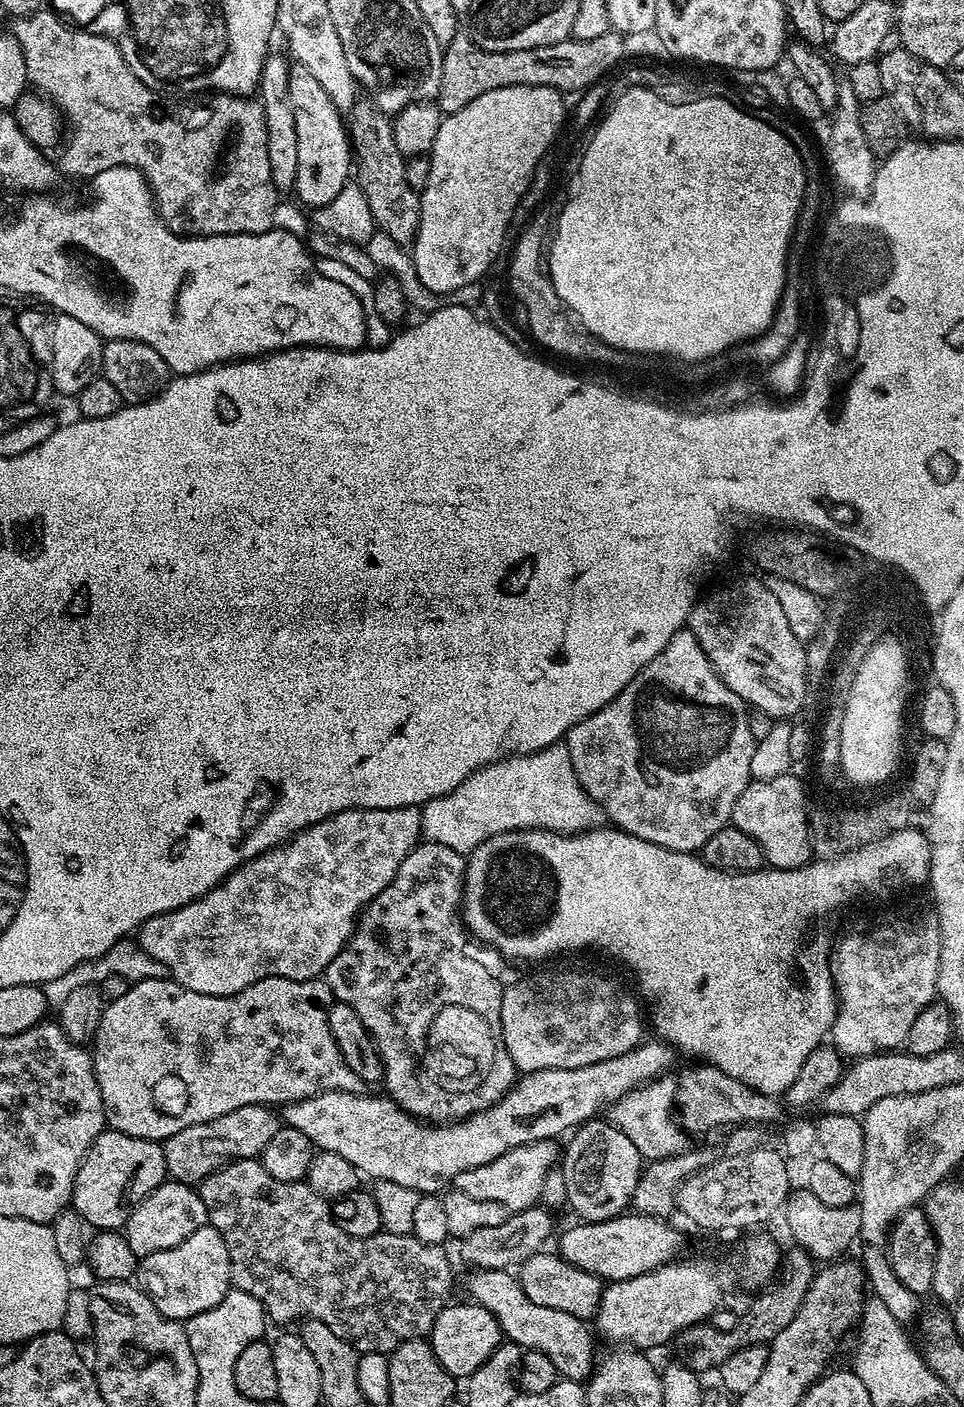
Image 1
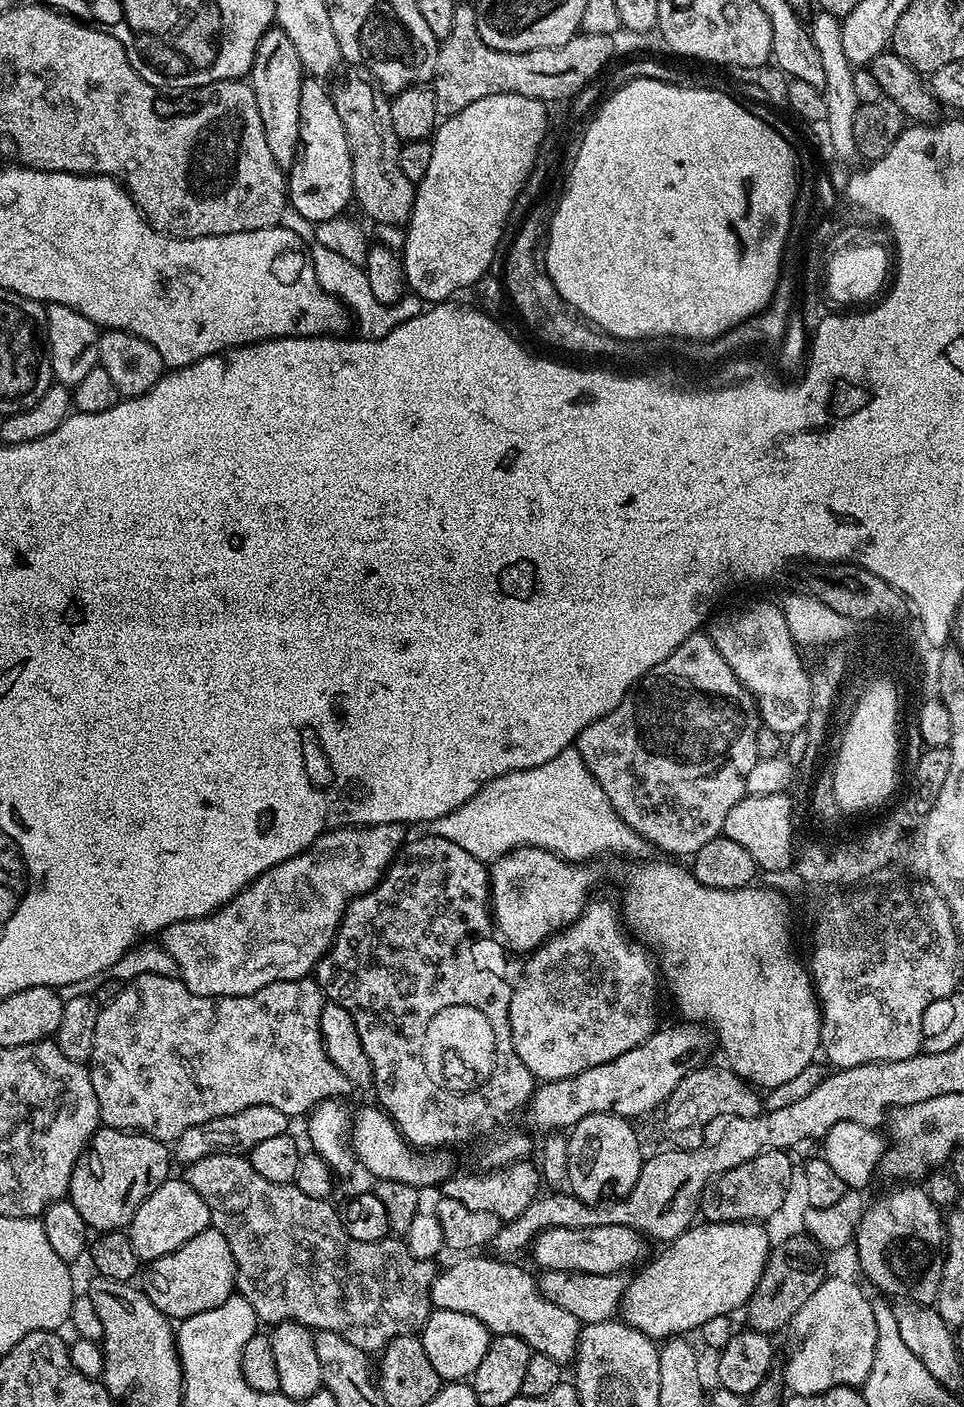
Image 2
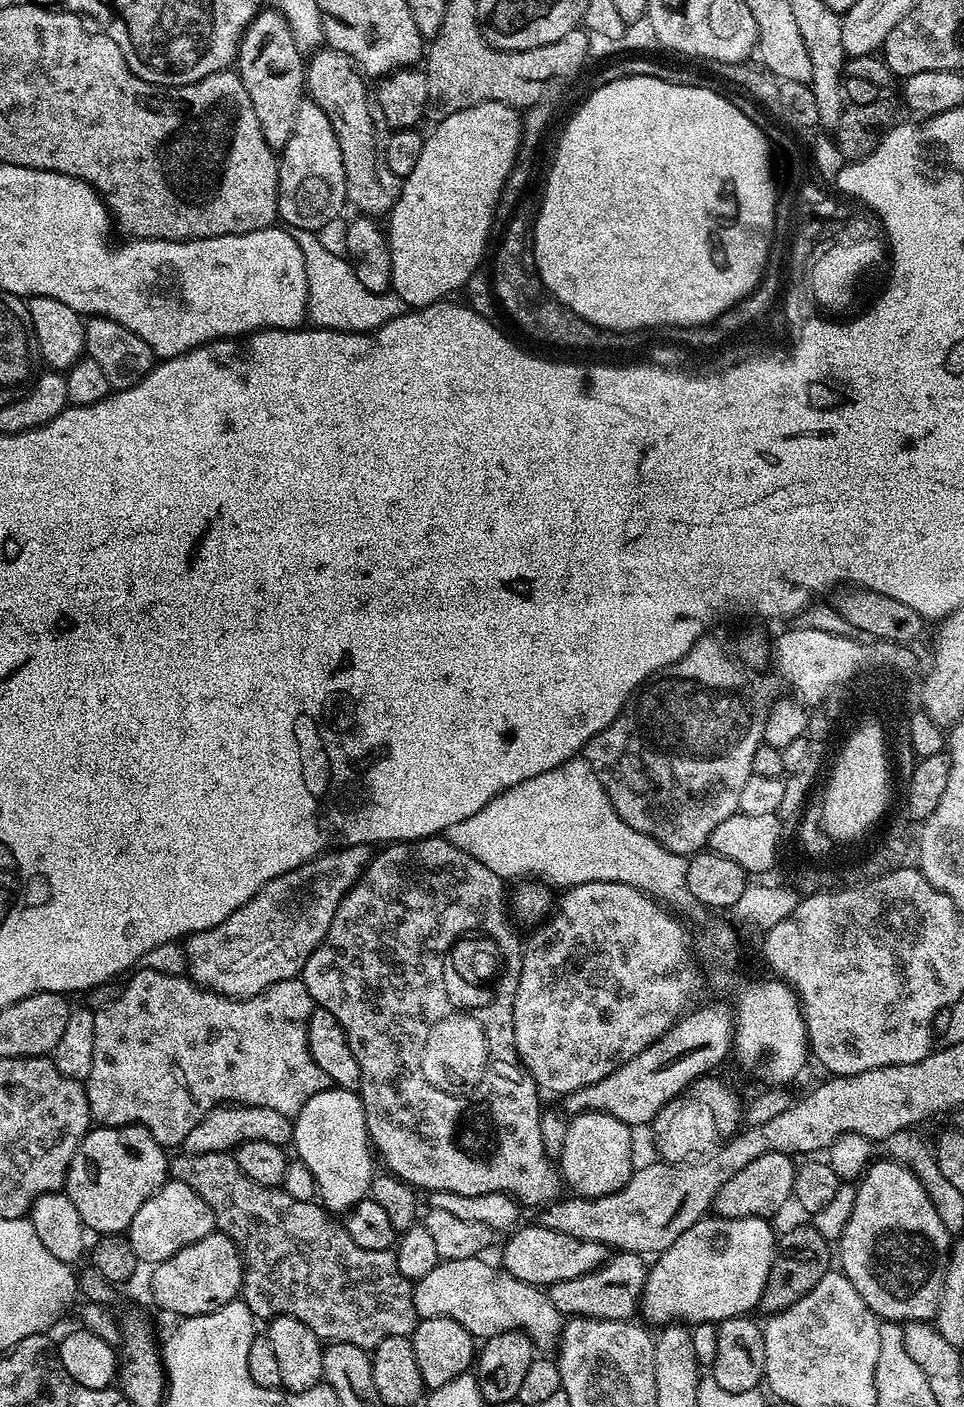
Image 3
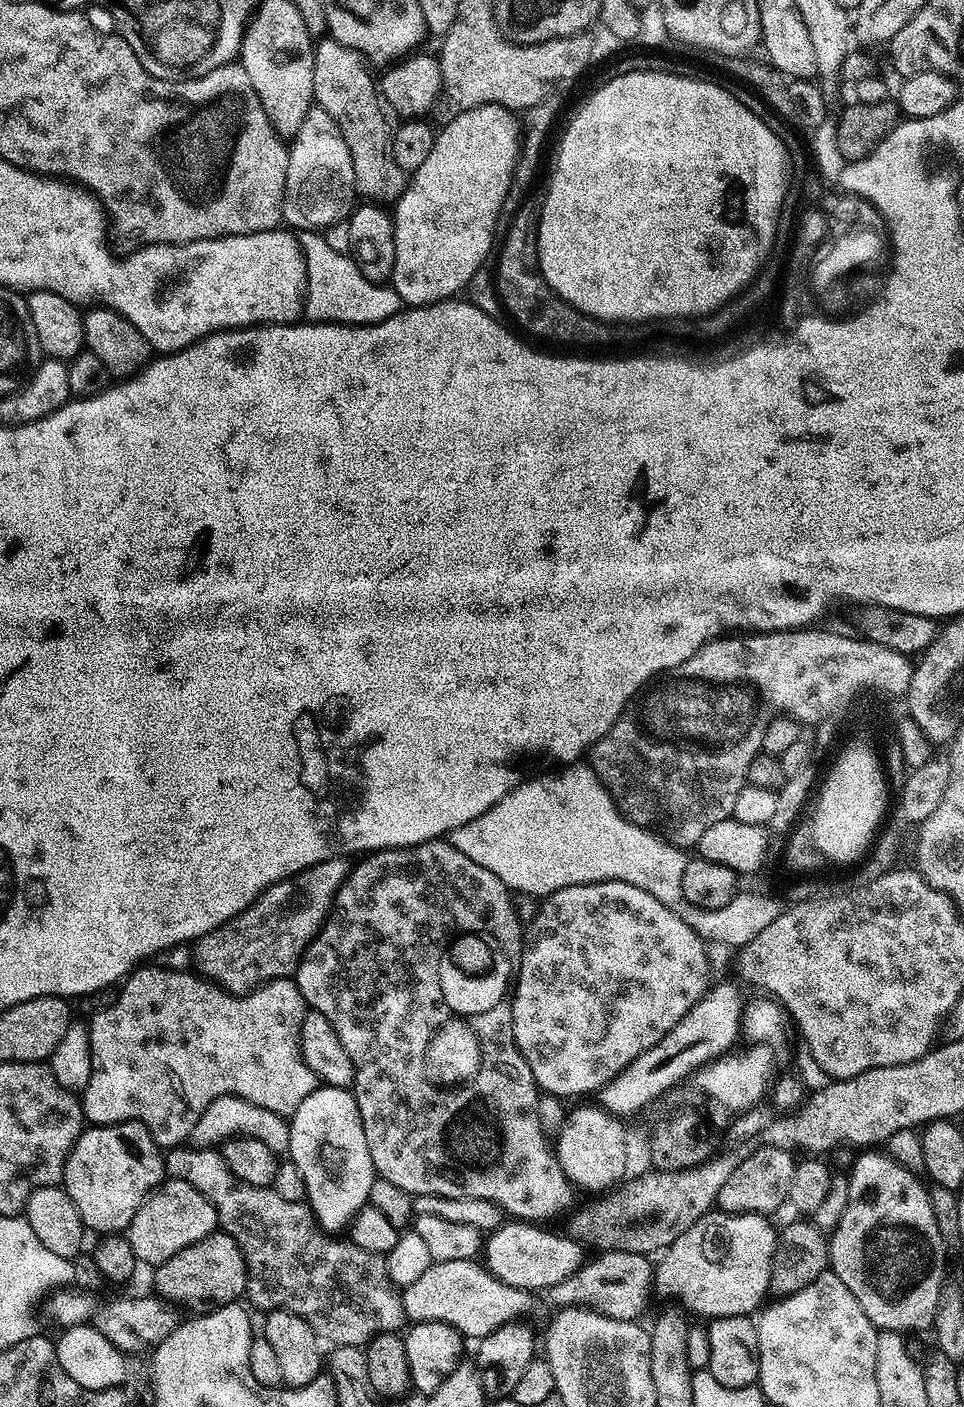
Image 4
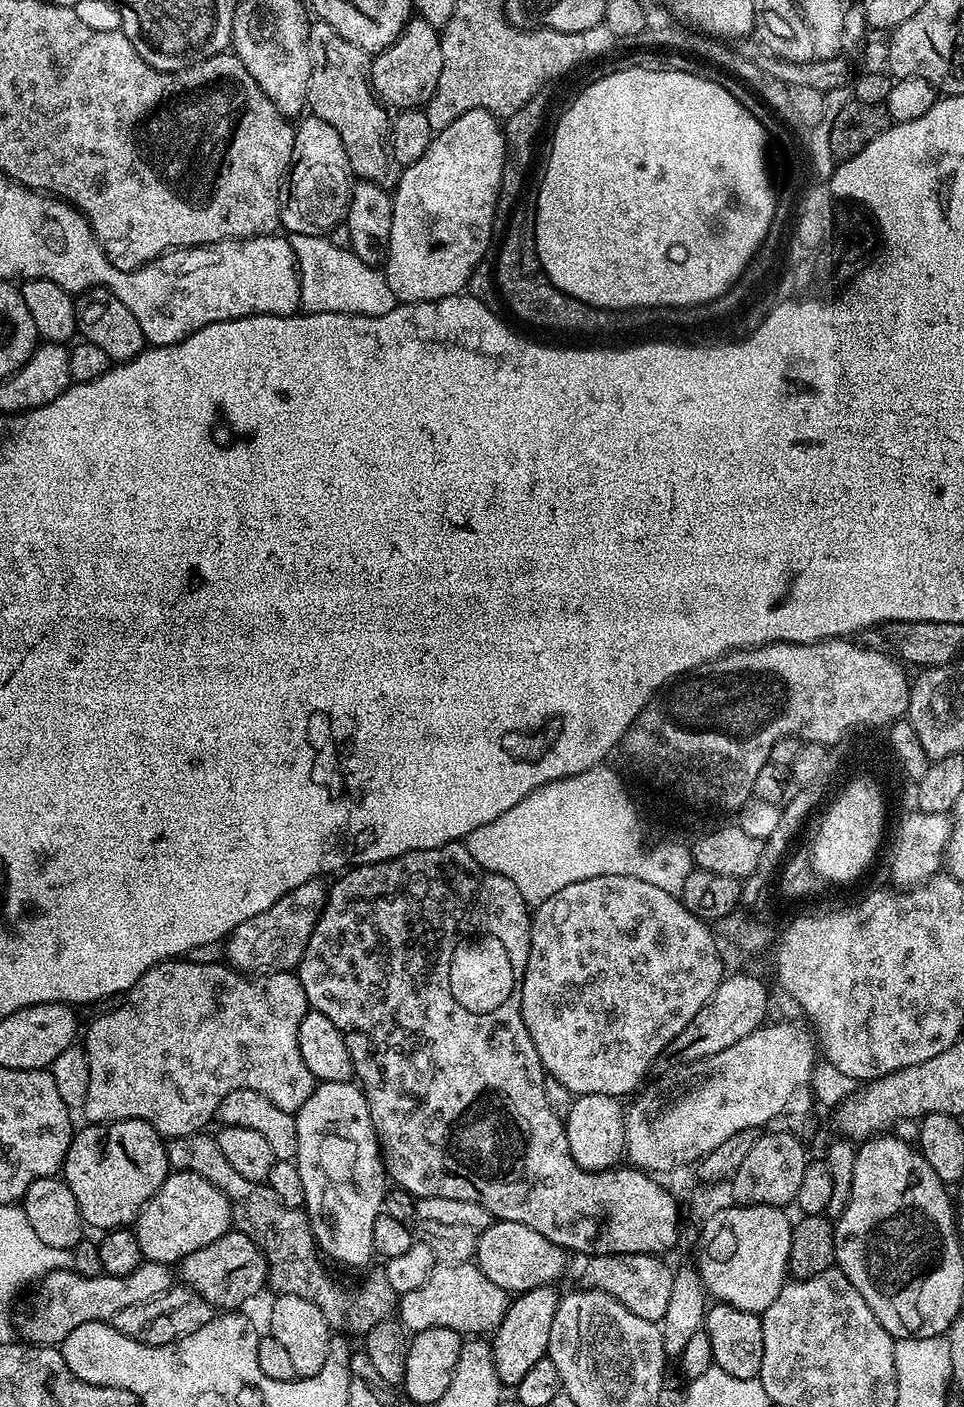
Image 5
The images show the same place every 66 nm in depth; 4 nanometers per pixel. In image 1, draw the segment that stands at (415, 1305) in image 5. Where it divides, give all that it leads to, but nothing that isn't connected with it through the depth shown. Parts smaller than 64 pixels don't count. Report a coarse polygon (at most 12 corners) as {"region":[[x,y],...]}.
{"region":[[482,1268],[469,1297],[501,1333],[546,1354],[565,1380],[594,1371],[585,1321],[526,1298],[511,1271]]}

